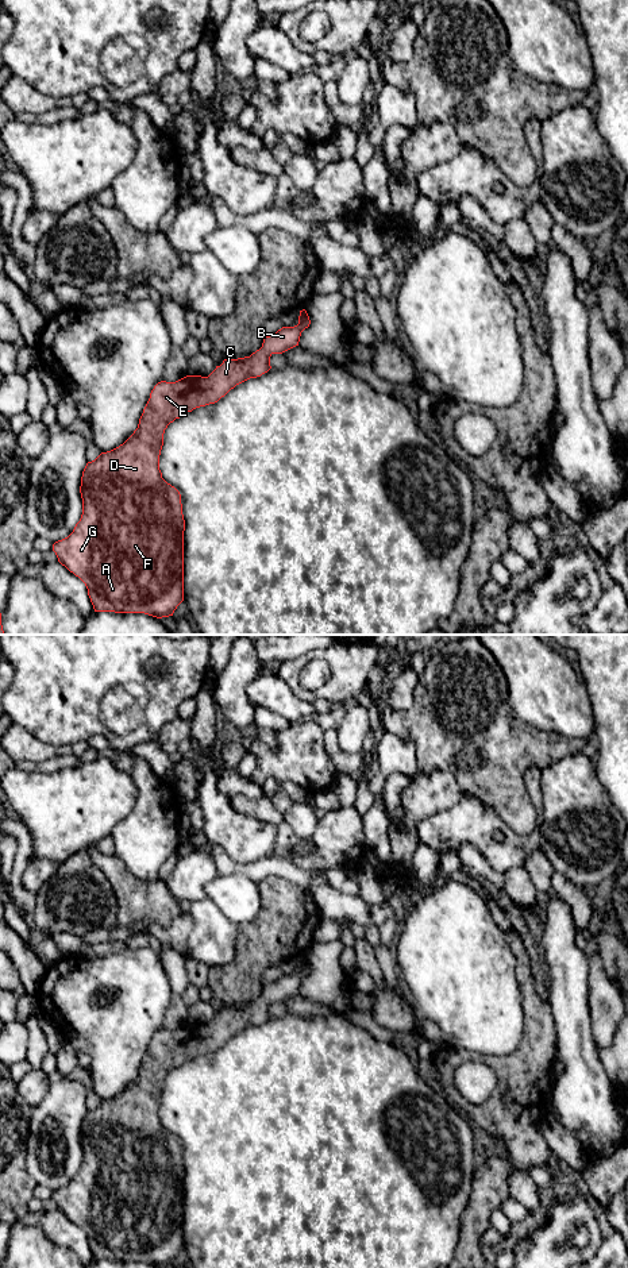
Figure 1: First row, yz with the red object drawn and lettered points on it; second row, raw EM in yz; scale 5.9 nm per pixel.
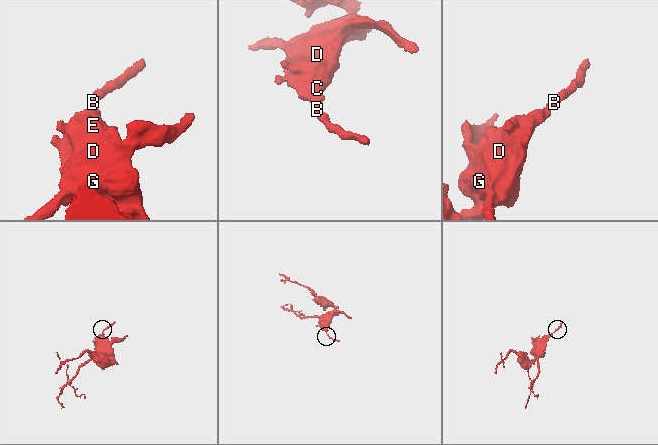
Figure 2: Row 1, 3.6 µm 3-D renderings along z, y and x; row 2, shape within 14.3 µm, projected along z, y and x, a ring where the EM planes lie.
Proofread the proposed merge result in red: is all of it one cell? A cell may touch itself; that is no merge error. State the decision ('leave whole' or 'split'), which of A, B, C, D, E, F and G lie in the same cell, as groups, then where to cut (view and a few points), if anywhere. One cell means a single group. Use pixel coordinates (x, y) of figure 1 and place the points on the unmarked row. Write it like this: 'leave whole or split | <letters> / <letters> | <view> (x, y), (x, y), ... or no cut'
leave whole | A B C D E F G | no cut

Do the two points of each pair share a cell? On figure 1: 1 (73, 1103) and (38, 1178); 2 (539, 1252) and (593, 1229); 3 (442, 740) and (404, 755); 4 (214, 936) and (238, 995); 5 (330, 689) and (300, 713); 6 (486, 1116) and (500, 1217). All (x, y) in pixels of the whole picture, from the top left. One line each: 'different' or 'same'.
1: same
2: same
3: different
4: different
5: different
6: different

